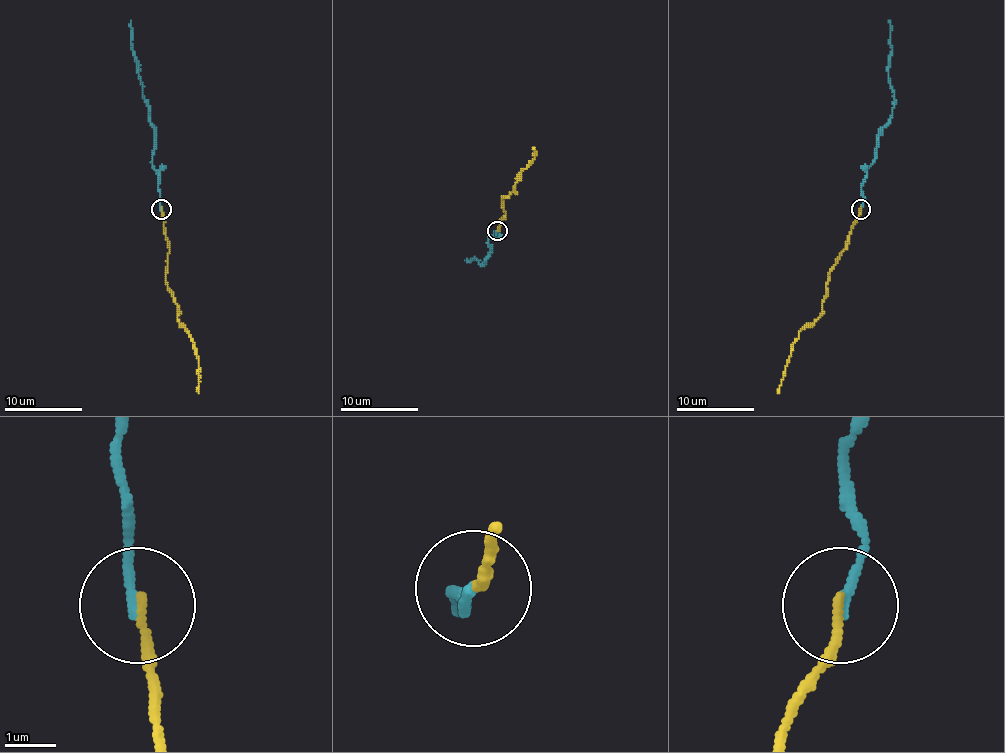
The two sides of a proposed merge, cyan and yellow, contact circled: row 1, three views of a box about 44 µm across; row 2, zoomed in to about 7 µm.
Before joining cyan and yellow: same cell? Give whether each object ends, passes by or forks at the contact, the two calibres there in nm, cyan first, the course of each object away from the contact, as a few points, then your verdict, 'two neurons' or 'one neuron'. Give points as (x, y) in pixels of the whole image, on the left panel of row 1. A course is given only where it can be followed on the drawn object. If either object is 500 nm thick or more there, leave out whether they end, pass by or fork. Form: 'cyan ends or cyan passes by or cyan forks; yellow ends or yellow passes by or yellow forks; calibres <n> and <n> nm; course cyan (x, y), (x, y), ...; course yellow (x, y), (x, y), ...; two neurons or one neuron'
cyan ends; yellow ends; calibres 200 and 170 nm; course cyan (162, 208), (152, 158), (154, 131), (138, 76), (138, 61), (132, 49), (131, 20); course yellow (162, 208), (169, 249), (165, 284), (175, 302), (181, 325), (195, 344), (198, 393); one neuron

